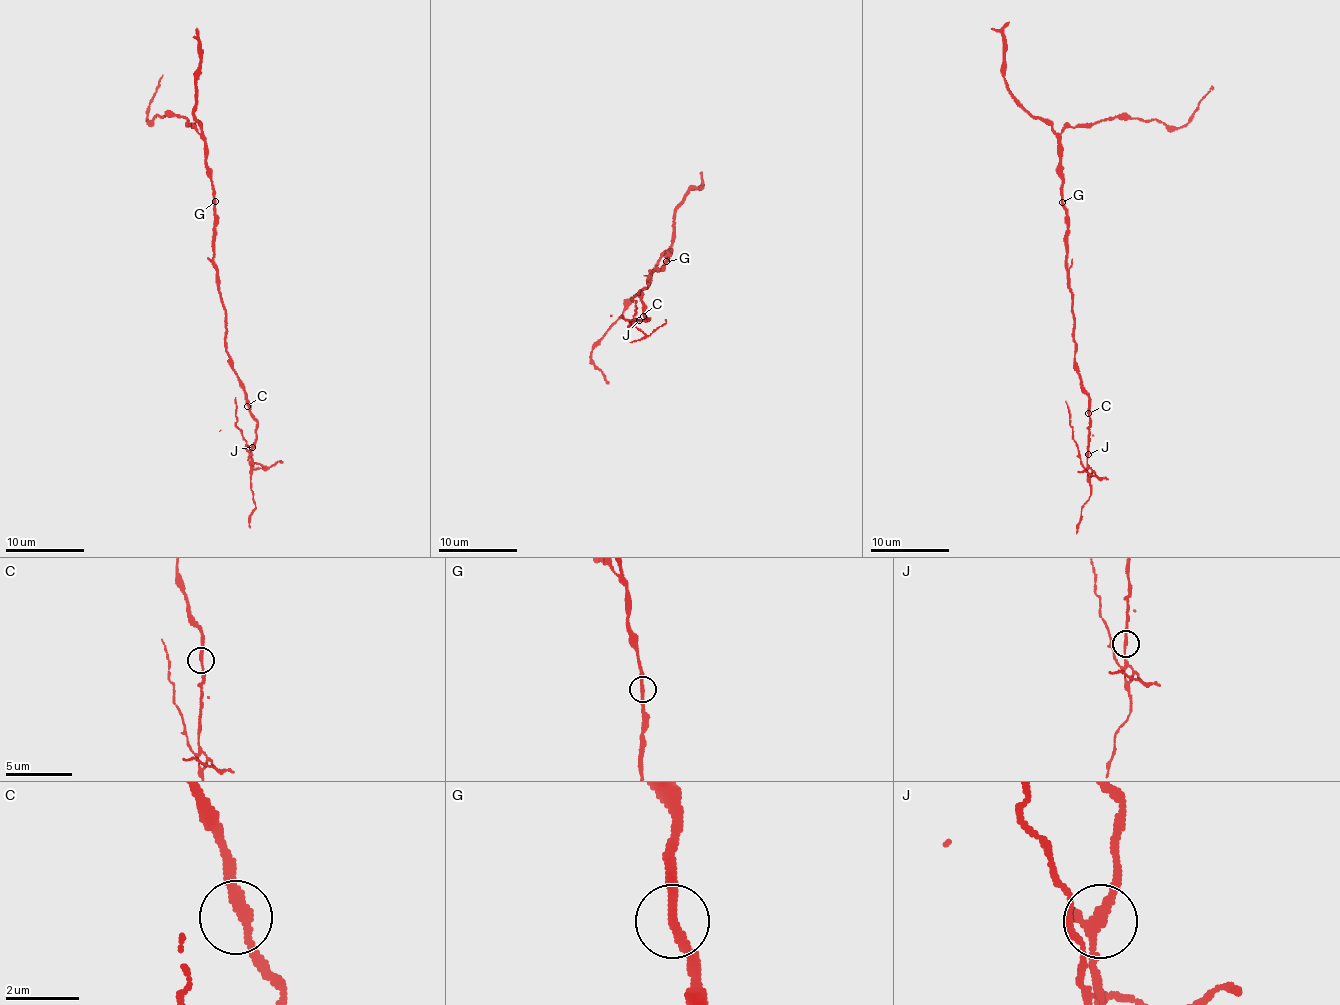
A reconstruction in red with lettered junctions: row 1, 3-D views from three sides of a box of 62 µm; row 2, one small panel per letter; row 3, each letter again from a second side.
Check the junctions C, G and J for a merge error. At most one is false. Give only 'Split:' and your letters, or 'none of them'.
Split: J

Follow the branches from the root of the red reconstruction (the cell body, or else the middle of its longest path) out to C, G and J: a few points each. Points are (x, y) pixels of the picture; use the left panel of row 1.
C: (214, 244), (216, 283), (225, 312), (228, 362), (245, 392), (247, 406)
G: (214, 244), (215, 201)
J: (214, 244), (216, 283), (225, 312), (226, 353), (255, 422), (253, 447)

